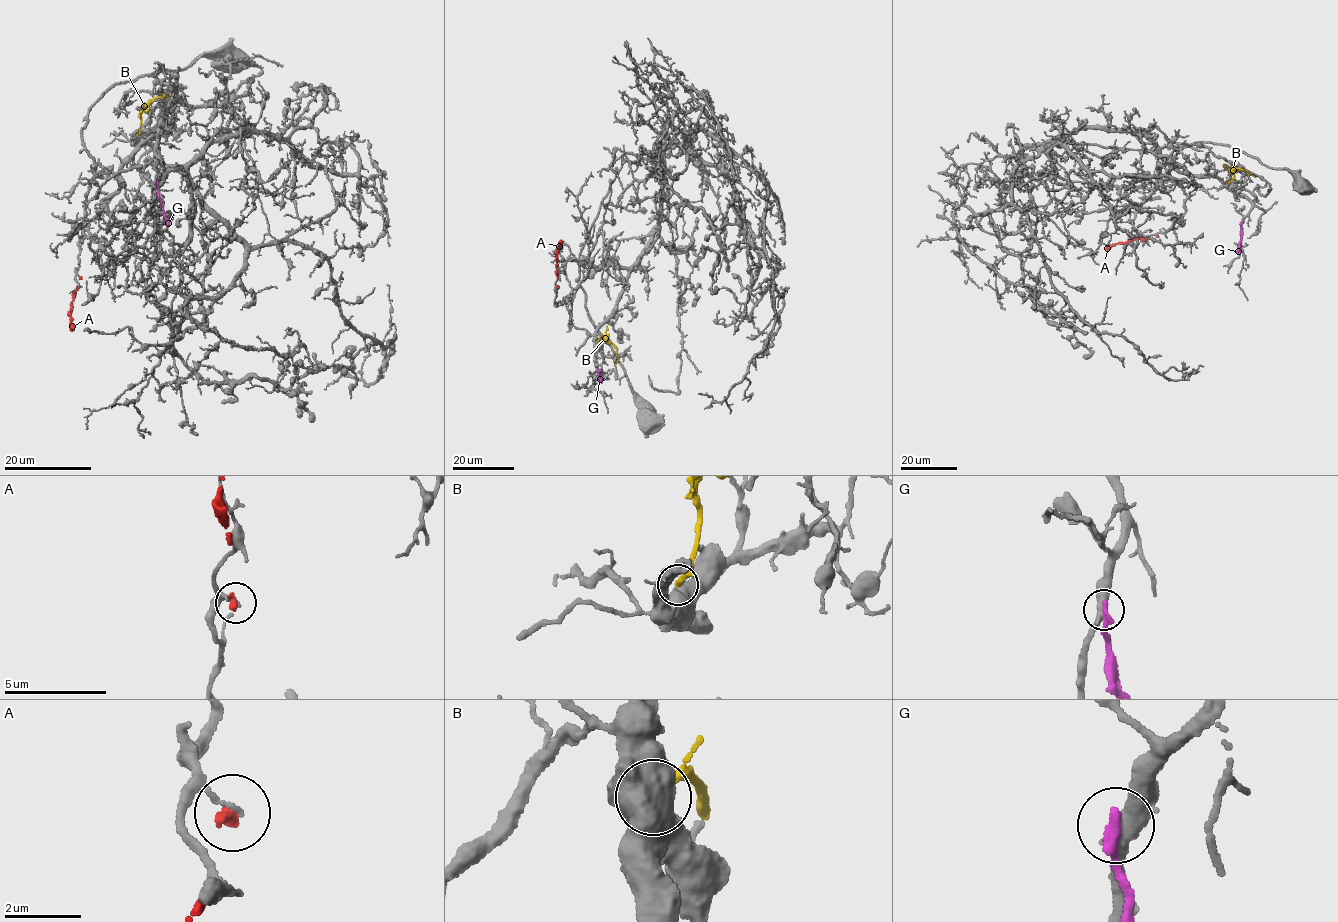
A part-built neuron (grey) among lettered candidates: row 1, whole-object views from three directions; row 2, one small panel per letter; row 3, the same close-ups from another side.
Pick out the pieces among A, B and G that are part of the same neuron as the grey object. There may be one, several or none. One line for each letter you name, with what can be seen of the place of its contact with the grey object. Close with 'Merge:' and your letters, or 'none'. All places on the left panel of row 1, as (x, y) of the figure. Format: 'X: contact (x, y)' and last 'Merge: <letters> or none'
Merge: none

